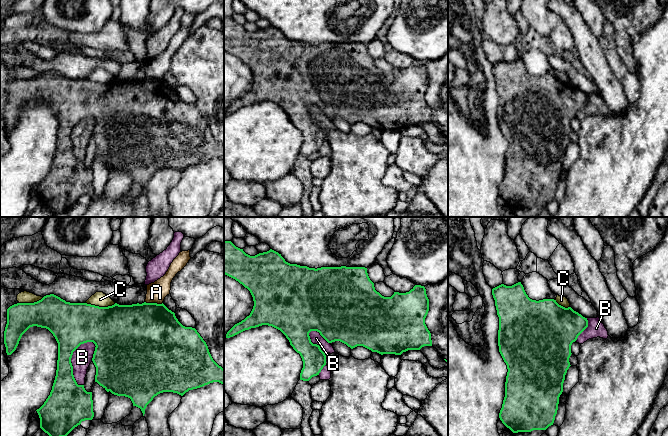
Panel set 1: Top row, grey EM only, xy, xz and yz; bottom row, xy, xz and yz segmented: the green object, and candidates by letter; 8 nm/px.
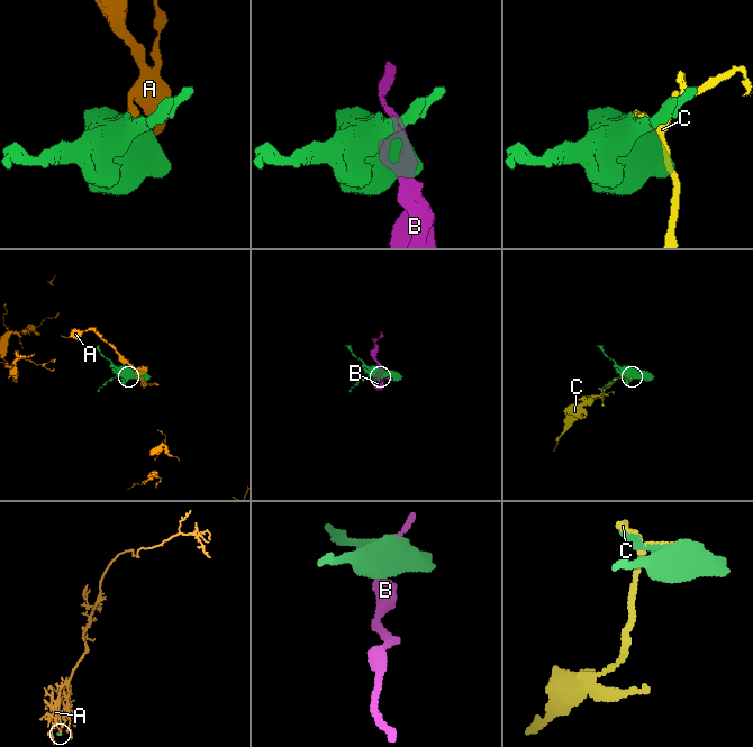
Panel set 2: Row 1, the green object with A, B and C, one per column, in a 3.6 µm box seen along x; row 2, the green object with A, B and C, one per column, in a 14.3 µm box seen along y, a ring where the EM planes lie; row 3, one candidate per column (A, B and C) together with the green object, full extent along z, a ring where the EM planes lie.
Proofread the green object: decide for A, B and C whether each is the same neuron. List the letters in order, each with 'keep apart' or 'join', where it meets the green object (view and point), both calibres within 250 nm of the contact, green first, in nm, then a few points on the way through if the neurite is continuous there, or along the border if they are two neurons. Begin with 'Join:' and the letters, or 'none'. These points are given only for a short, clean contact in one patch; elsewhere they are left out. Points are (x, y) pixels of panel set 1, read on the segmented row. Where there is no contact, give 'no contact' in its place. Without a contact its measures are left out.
Join: none
A: keep apart; contact xy (154, 303); calibres 500 and 160 nm; border xy (145, 301), (162, 303)
B: keep apart; contact xy (70, 359); calibres 300 and 160 nm
C: keep apart; contact xy (100, 307); calibres 440 and 120 nm

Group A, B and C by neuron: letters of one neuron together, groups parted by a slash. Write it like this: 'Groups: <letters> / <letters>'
Groups: A / B / C

